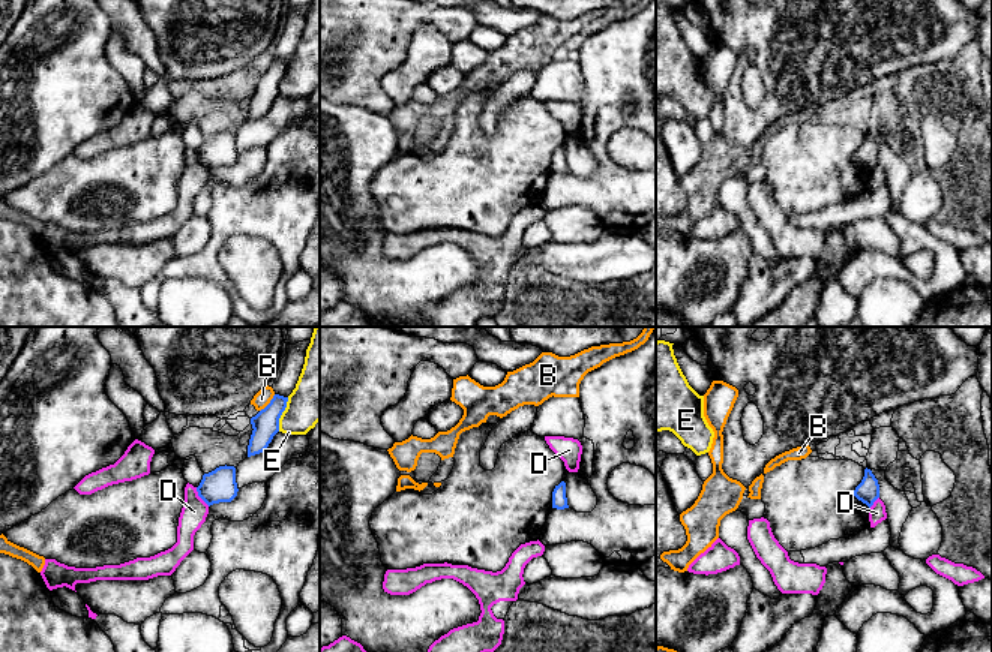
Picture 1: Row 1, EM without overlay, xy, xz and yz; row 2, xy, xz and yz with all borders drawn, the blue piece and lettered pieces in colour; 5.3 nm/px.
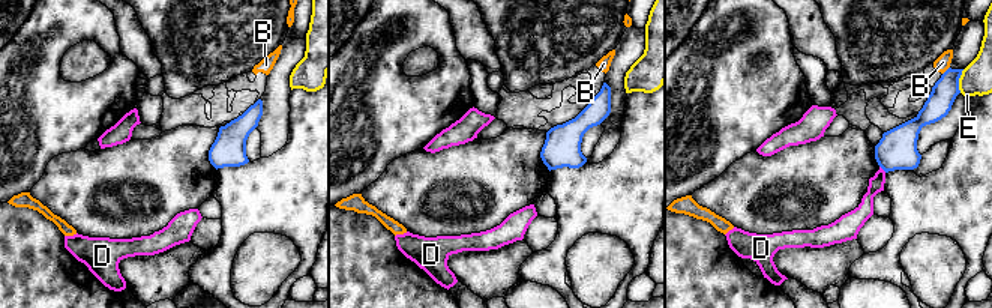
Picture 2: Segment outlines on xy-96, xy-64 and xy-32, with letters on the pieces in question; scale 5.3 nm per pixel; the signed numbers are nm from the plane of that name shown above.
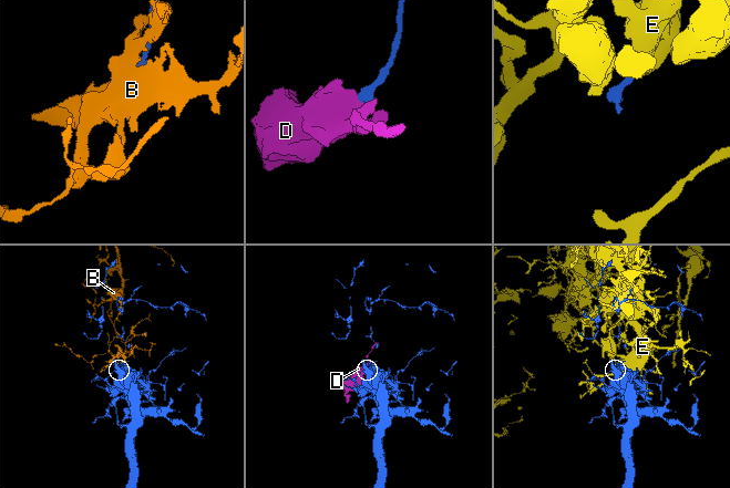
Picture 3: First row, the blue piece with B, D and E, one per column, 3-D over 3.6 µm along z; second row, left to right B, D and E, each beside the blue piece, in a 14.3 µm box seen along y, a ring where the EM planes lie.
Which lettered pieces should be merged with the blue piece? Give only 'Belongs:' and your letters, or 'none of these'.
Belongs: none of these

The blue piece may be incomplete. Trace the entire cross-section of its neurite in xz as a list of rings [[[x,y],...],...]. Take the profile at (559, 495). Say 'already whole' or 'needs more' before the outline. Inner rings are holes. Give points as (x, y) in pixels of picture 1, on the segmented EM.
already whole; [[[561,481],[558,486],[555,486],[555,489],[552,492],[552,508],[557,508],[557,510],[569,508],[564,481]]]

